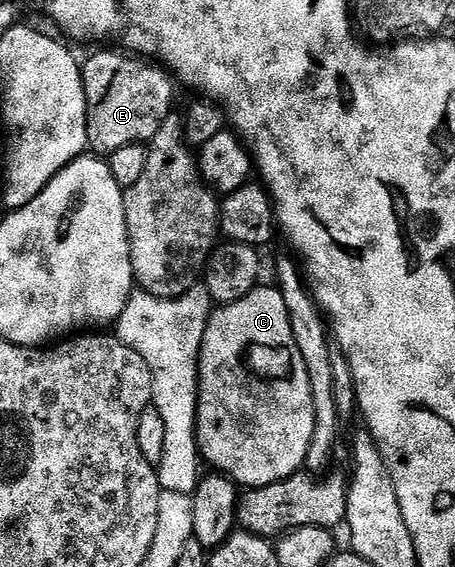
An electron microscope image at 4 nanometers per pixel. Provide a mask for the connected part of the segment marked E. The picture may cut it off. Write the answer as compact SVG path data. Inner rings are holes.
M105 48L102 54L93 54L83 62L83 74L86 79L93 77L113 79L105 91L97 90L88 95L89 119L87 120L88 149L97 156L110 156L127 144L136 142L147 144L163 128L173 106L174 79L168 70L160 64L154 64L141 56L128 53L112 54Z

